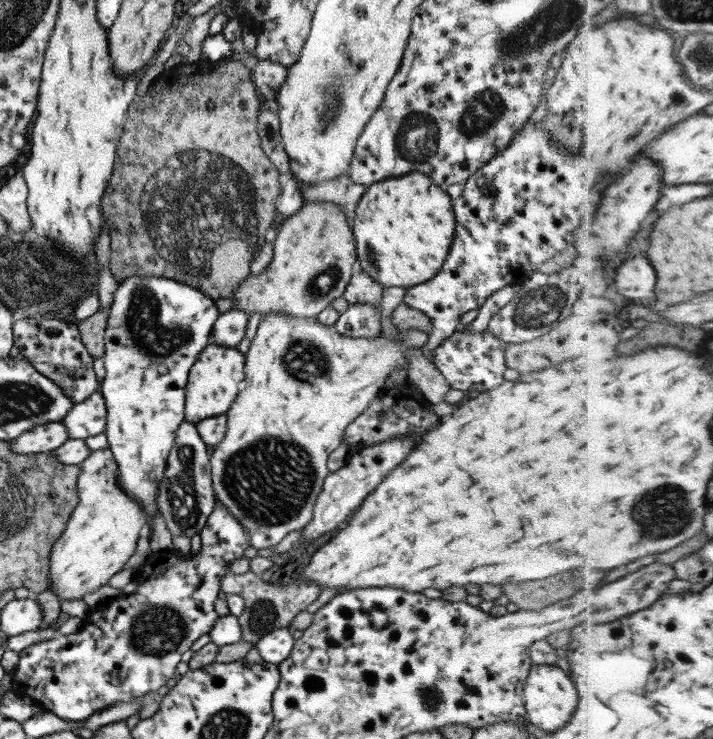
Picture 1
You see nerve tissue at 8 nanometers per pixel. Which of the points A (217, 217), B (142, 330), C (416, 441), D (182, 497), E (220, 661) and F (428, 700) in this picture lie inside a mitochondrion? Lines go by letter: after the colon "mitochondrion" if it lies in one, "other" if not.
A: mitochondrion
B: mitochondrion
C: other
D: mitochondrion
E: other
F: mitochondrion

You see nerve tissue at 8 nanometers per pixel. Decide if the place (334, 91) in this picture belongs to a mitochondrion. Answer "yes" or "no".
yes

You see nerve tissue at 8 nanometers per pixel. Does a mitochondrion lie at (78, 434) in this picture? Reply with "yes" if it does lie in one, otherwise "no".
no

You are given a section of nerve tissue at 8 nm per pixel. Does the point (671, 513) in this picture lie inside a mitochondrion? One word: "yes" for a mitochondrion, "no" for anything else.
yes

